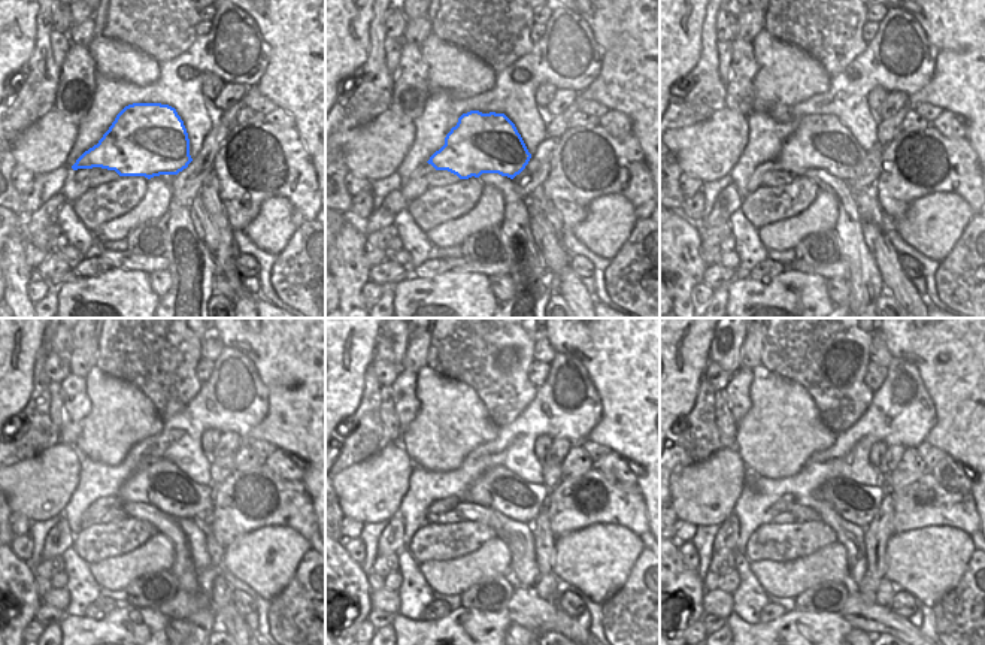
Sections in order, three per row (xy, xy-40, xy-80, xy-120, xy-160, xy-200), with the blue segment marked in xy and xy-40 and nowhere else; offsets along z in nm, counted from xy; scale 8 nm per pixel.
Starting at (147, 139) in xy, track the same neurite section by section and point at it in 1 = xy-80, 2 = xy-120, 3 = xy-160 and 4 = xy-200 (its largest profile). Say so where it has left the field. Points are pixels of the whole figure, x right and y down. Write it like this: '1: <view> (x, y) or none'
1: xy-80 (823, 142)
2: xy-120 (158, 483)
3: xy-160 (499, 488)
4: xy-200 (854, 502)

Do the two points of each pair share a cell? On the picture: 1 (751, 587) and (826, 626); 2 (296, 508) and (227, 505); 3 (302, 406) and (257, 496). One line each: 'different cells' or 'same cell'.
1: different cells
2: same cell
3: different cells

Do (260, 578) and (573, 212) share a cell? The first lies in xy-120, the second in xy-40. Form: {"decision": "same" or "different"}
{"decision": "different"}

